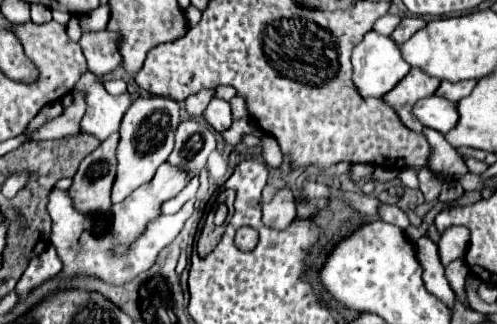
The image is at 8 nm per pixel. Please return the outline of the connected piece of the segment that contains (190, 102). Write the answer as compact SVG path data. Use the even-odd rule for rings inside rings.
M202 90L202 92L194 94L194 96L188 96L188 98L184 100L184 108L186 108L188 118L198 118L198 116L202 116L202 112L204 112L204 108L208 106L212 94L214 94L214 90Z

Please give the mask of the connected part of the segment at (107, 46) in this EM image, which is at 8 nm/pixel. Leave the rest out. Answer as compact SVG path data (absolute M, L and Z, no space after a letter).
M108 30L84 34L80 38L80 48L88 62L88 70L96 76L106 76L120 68L122 56L116 46L116 36Z

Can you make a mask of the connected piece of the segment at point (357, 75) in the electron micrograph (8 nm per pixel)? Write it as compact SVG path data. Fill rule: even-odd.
M368 32L362 42L354 48L352 54L352 80L354 86L358 88L358 94L362 98L382 98L386 92L390 92L410 70L410 64L402 60L400 56L400 48L388 38L388 36L380 36L376 32Z

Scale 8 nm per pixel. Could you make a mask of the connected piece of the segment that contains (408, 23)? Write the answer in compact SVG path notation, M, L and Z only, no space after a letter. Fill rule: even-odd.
M412 16L412 18L402 18L400 20L400 24L394 28L394 32L390 34L390 38L400 46L400 44L404 44L416 30L420 30L420 28L424 28L426 26L426 22L422 20L422 18L418 18L418 16Z

